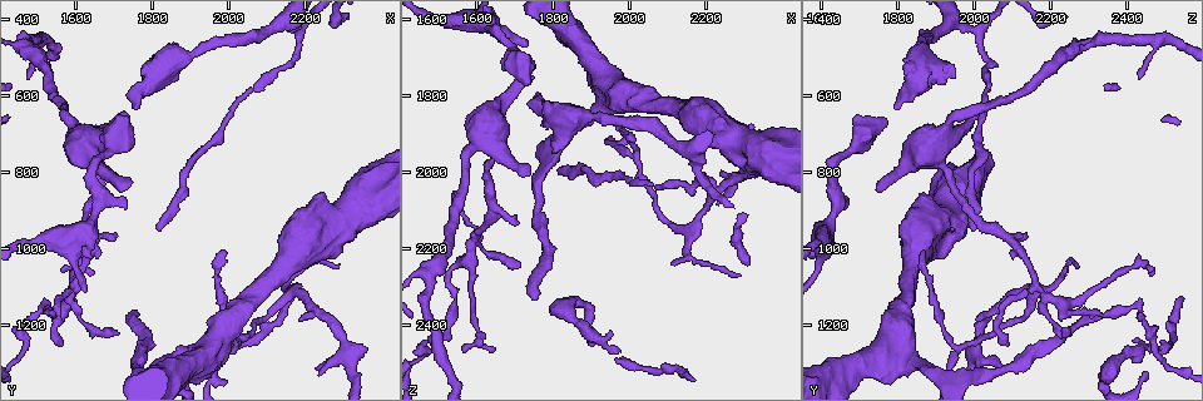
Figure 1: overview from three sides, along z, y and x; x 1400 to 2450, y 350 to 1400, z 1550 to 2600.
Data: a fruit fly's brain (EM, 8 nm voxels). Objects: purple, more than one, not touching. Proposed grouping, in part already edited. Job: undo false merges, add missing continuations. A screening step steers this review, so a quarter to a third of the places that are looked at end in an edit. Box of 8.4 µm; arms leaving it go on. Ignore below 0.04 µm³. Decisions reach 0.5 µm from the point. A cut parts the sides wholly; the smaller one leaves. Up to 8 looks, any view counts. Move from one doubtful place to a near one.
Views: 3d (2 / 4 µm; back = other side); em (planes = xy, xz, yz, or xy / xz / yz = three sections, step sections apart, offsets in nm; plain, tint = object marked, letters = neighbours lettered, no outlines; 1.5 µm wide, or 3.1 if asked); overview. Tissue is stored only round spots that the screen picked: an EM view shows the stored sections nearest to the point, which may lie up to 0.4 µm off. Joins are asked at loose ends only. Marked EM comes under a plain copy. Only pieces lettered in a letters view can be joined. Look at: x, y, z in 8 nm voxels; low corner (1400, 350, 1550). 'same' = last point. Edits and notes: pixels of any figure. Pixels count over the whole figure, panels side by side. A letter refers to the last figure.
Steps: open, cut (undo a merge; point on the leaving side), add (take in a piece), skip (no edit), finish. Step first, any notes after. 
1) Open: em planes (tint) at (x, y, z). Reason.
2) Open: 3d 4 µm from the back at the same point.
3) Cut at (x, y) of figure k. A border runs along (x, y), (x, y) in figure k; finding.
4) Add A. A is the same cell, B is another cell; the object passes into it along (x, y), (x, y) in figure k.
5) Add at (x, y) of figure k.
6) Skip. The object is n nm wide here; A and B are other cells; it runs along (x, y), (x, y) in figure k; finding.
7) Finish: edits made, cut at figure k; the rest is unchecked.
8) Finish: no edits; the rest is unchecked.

Open: 3d 2 µm at (1755, 1170, 2335). End of a long branch.

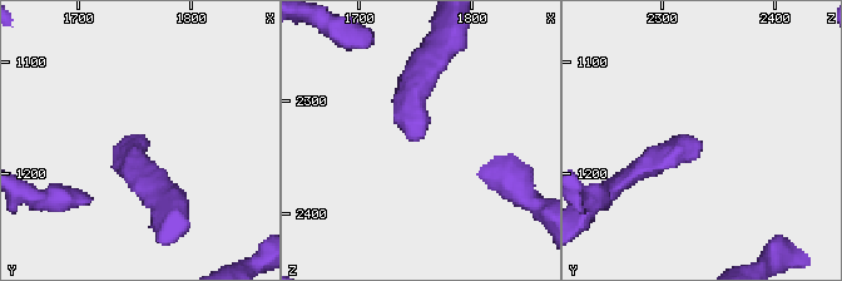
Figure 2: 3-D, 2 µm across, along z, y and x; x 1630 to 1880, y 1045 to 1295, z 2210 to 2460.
Open: em planes (letters) at (1756, 1168, 2334). Need the tissue.

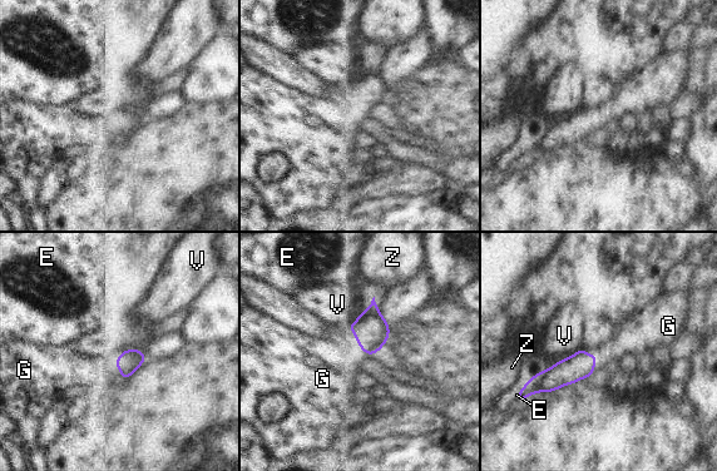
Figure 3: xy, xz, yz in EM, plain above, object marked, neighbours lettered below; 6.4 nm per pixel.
Add G. The object is 110 nm wide here; G is the same cell, E, V and Z are other cells; the object passes into it along (580, 365), (593, 367), (626, 347) in figure 3; it goes on there.

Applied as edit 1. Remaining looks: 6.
Open: 3d 4 µm from the back at (2295, 1035, 2270). An open end.

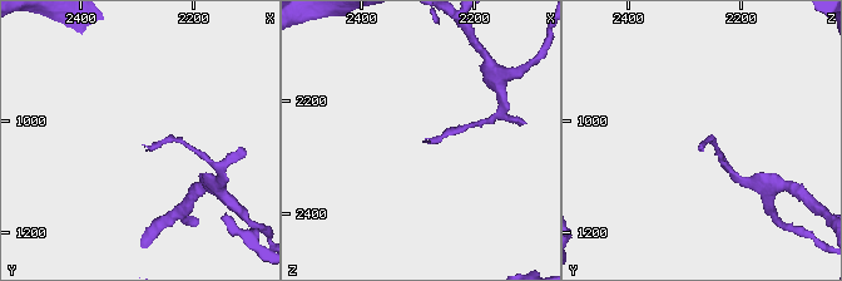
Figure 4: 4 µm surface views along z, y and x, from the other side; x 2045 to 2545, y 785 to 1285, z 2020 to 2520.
Open: em planes (letters) at (2290, 1040, 2270). Need the tissue.

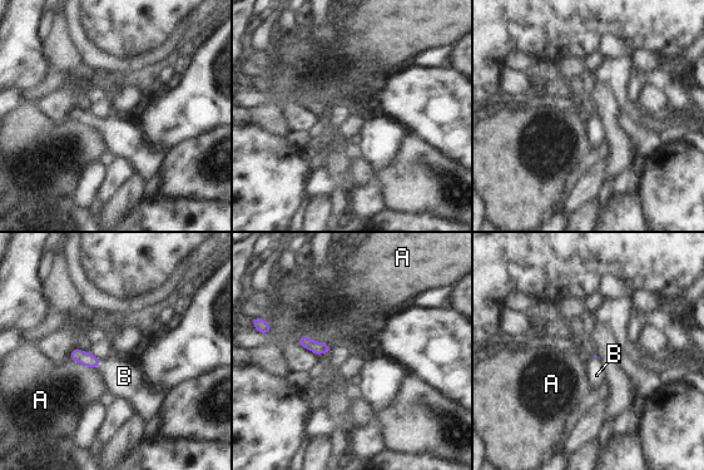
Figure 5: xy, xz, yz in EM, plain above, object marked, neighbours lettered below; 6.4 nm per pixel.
Add B. B is the same cell, A is another cell; the object passes into it along (87, 359), (98, 362), (124, 376) in figure 5; the cell continues.

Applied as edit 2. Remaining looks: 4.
Open: em planes (letters) at (1735, 655, 2015). An open end.

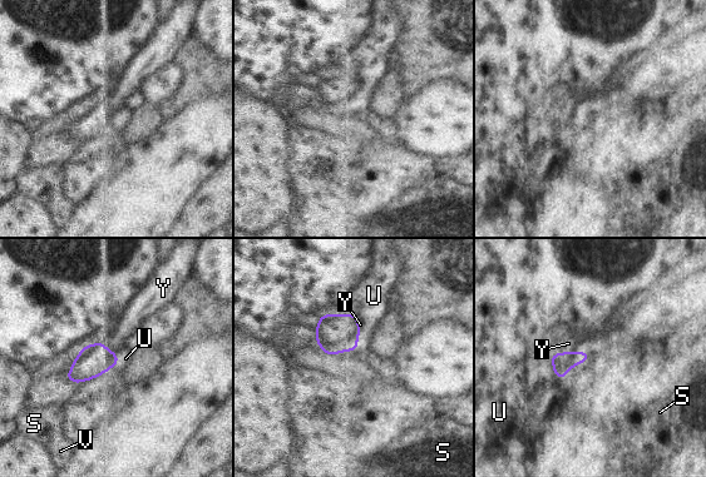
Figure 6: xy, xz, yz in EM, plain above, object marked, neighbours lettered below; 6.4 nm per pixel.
Add Y. Y is the same cell, S, U and V are other cells; the object passes into it along (562, 363), (571, 352), (568, 343) in figure 6; it goes on there.

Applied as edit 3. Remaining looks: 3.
Open: overview. Redraw.

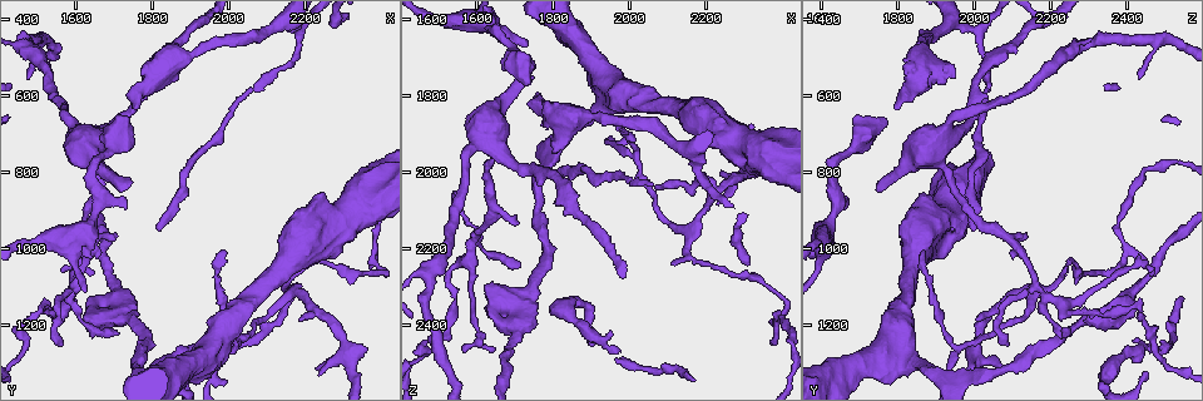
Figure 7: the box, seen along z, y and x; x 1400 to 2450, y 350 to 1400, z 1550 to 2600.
Open: em xy step 4 (tint) at (1690, 740, 1680). Abrupt turn.

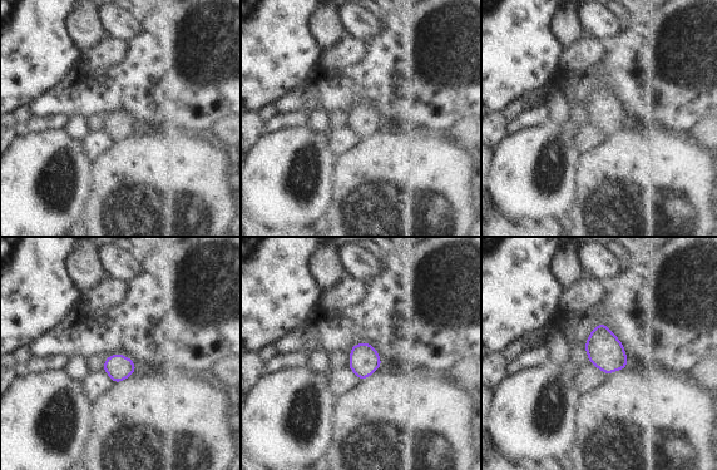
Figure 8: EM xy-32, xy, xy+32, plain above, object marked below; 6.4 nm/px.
Open: em planes (letters) at the same point.

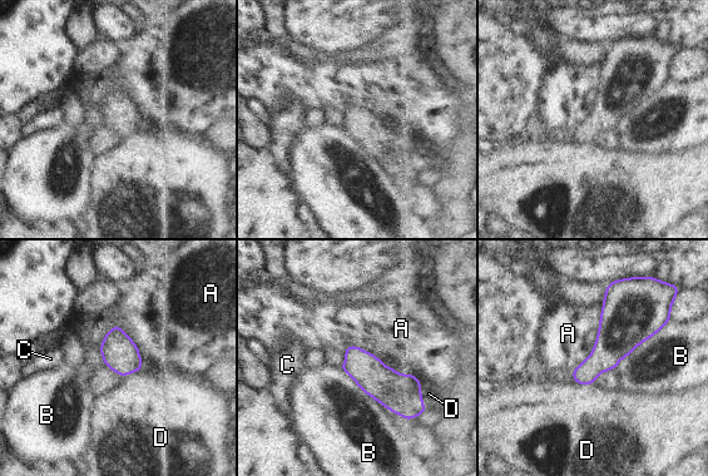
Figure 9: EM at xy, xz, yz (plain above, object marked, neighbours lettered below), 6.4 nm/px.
Skip. A, B, C and D are other cells; a border runs along (343, 350), (359, 346), (420, 381) in figure 9; all the same cell.

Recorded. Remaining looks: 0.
Finish: edits made, add at figure 3, add at figure 5, add at figure 6; the rest is unchecked.

